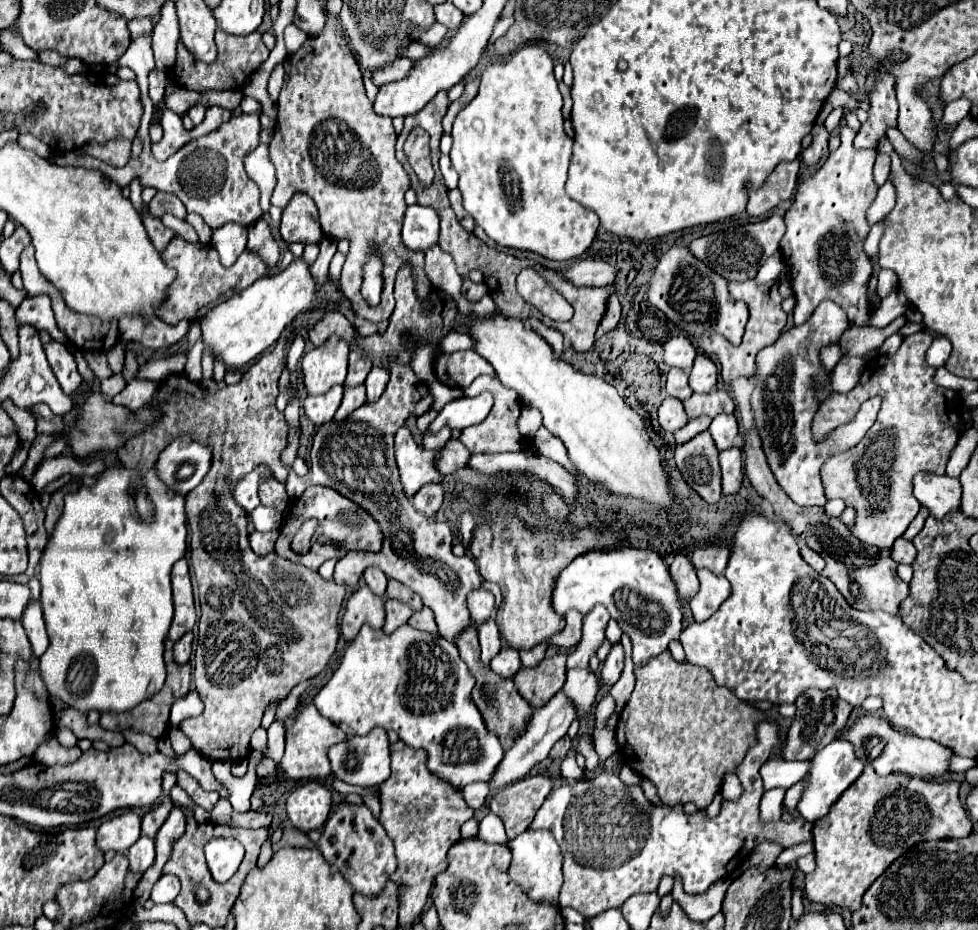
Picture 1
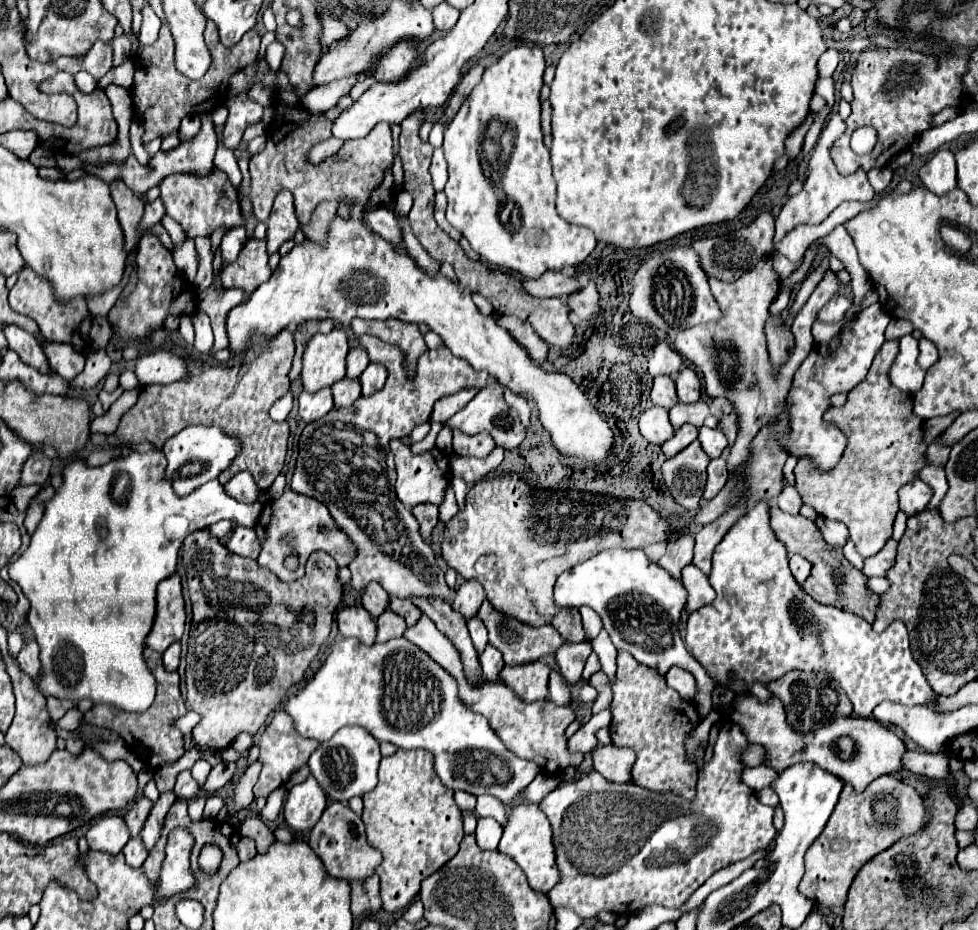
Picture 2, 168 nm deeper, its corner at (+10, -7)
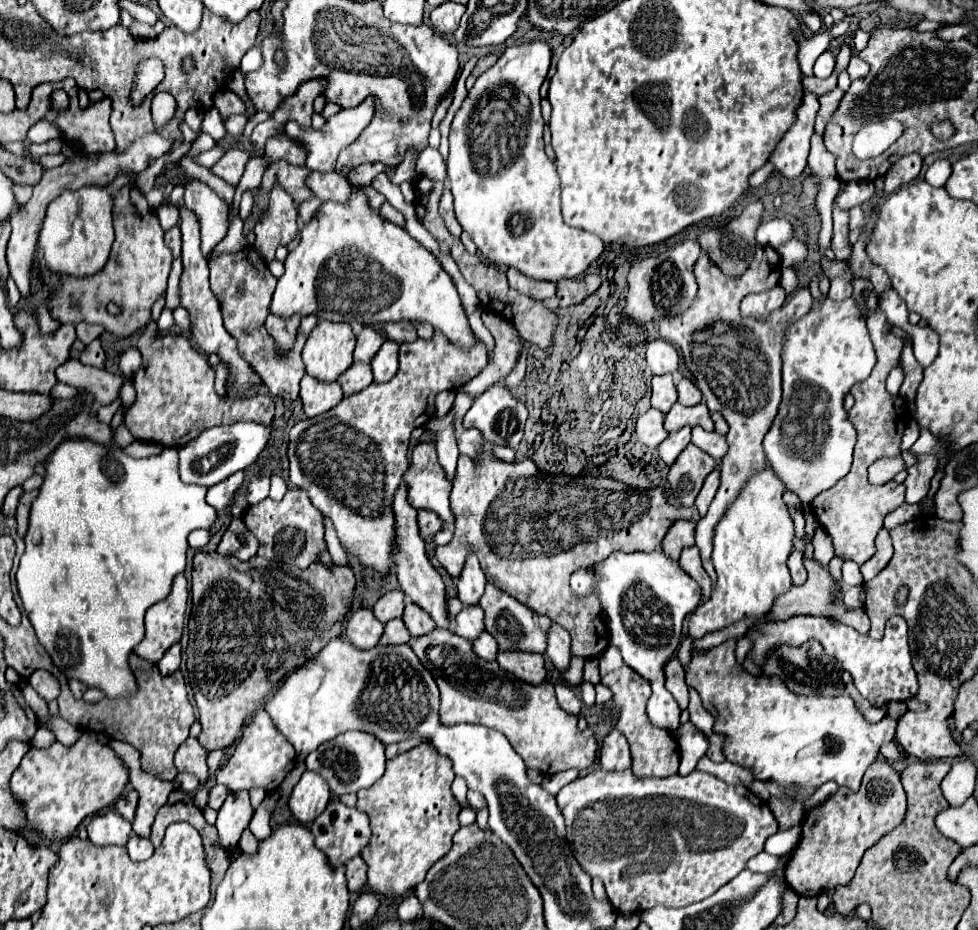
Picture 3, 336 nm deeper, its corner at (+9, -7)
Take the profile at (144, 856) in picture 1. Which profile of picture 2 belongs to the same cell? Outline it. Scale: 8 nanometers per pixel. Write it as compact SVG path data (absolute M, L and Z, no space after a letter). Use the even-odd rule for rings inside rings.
M130 838L130 840L128 840L128 844L124 846L122 854L126 856L126 862L128 862L130 866L140 868L140 866L144 864L146 856L148 856L148 850L146 850L146 846L142 844L142 840L140 840L140 838Z

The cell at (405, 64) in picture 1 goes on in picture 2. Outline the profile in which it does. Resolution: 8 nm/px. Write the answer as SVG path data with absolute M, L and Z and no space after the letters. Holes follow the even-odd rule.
M368 78L368 80L364 80L364 82L356 82L356 84L352 86L352 90L348 92L348 96L350 96L352 100L358 100L358 98L360 98L360 96L362 96L374 82L376 82L374 78Z

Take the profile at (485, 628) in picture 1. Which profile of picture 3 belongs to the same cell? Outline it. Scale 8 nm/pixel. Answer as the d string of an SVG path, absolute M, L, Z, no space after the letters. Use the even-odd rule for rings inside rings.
M465 606L455 616L455 634L467 640L475 640L475 636L483 634L483 608L479 606Z

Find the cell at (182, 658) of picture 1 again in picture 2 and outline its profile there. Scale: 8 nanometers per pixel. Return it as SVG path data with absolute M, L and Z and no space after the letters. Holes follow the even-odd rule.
M174 642L162 656L164 656L164 668L168 672L178 670L178 664L180 664L180 642Z

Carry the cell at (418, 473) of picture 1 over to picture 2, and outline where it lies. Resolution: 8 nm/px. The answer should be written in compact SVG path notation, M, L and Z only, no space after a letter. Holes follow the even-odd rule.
M392 440L390 442L390 450L396 458L396 472L398 472L398 480L396 480L396 492L398 498L402 500L402 504L406 504L408 508L416 506L416 504L436 504L440 506L446 494L446 488L450 484L450 460L444 452L440 450L428 450L424 454L412 454L410 446L400 442L400 440Z

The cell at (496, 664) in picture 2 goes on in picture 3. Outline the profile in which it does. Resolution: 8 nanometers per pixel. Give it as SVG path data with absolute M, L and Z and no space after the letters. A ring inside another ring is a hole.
M483 632L475 642L473 642L473 652L483 658L483 660L495 660L499 648L495 644L495 638L489 632Z

